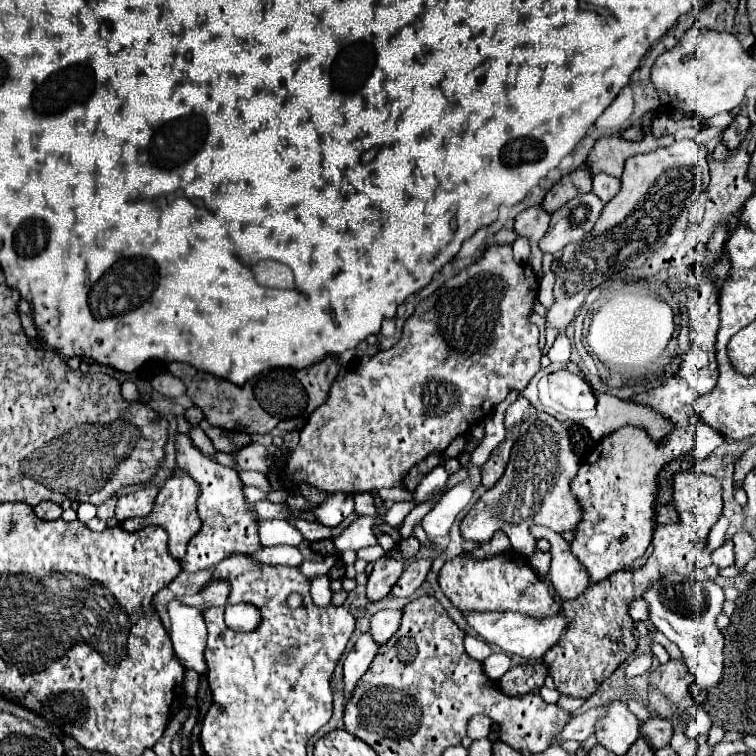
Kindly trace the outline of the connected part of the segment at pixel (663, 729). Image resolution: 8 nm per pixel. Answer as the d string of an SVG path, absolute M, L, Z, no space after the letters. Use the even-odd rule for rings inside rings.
M650 718L642 724L642 734L648 738L652 748L664 748L674 736L674 724L664 718Z

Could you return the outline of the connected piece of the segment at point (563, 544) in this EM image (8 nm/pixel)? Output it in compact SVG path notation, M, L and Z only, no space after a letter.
M536 526L536 538L546 538L552 544L552 562L550 562L550 584L562 600L572 600L580 596L590 586L590 576L586 568L572 556L570 542L562 538L562 534L552 532L544 526Z

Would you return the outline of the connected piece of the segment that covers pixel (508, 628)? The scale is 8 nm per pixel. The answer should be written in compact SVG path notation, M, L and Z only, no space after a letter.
M462 612L462 616L468 622L468 626L472 626L476 634L482 636L486 642L500 646L508 654L516 654L528 660L540 660L544 652L548 652L548 648L552 648L560 640L568 624L562 612L546 620L534 620L530 616L520 616L516 612Z

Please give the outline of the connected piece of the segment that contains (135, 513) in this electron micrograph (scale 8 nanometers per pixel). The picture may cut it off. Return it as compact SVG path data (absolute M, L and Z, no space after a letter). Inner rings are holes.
M148 486L148 488L140 488L132 494L126 494L122 498L118 498L116 504L116 518L118 522L124 522L128 518L144 518L150 514L152 506L154 506L154 498L158 494L156 486Z

